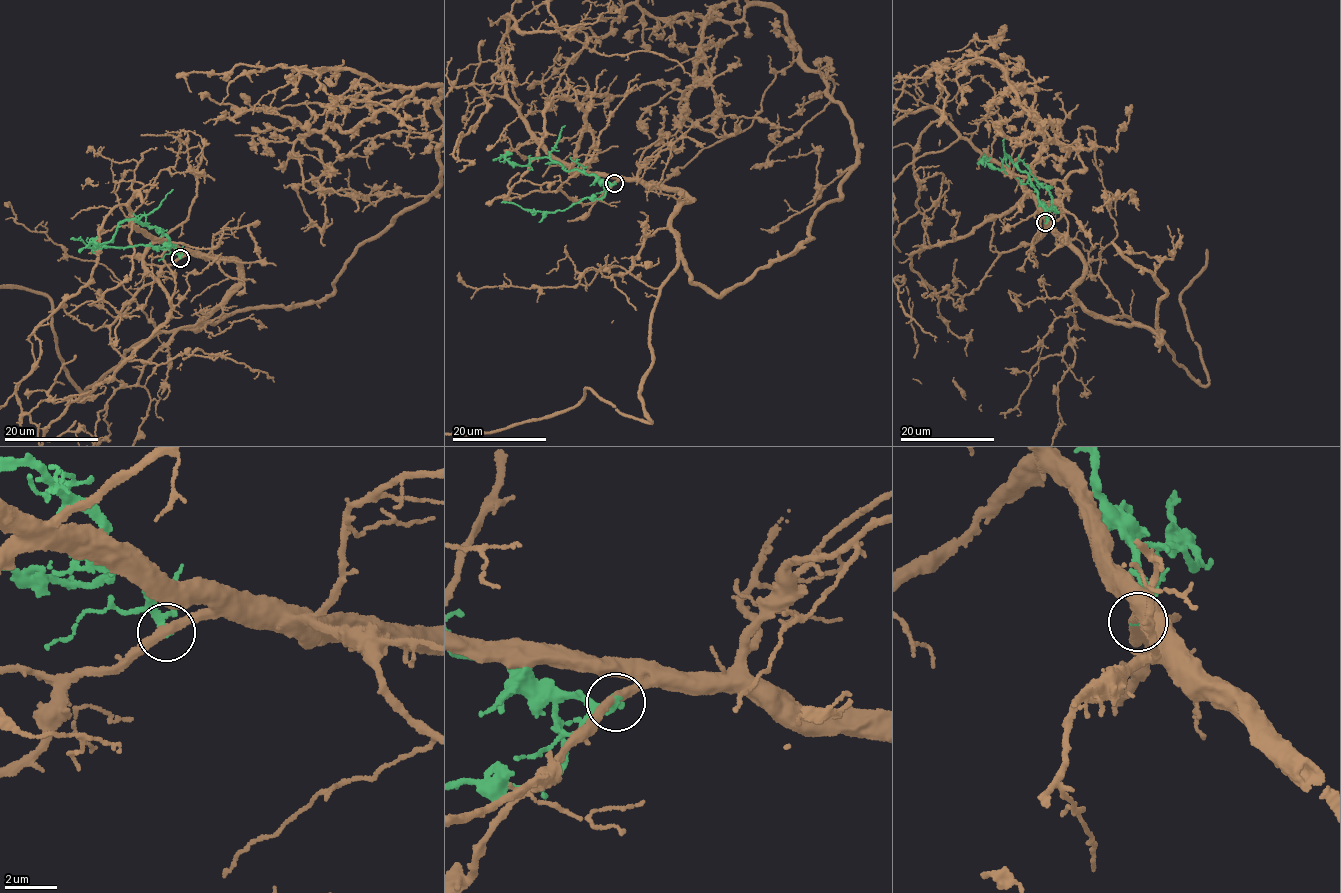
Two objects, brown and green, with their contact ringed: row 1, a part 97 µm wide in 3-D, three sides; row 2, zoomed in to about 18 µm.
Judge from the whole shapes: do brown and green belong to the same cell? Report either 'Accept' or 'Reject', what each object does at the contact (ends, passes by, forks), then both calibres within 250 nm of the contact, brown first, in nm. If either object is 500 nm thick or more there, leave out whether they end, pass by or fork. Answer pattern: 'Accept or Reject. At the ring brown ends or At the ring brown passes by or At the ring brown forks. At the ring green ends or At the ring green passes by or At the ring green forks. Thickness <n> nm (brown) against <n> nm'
Reject. At the ring brown passes by. At the ring green passes by. Thickness 340 nm (brown) against 200 nm

